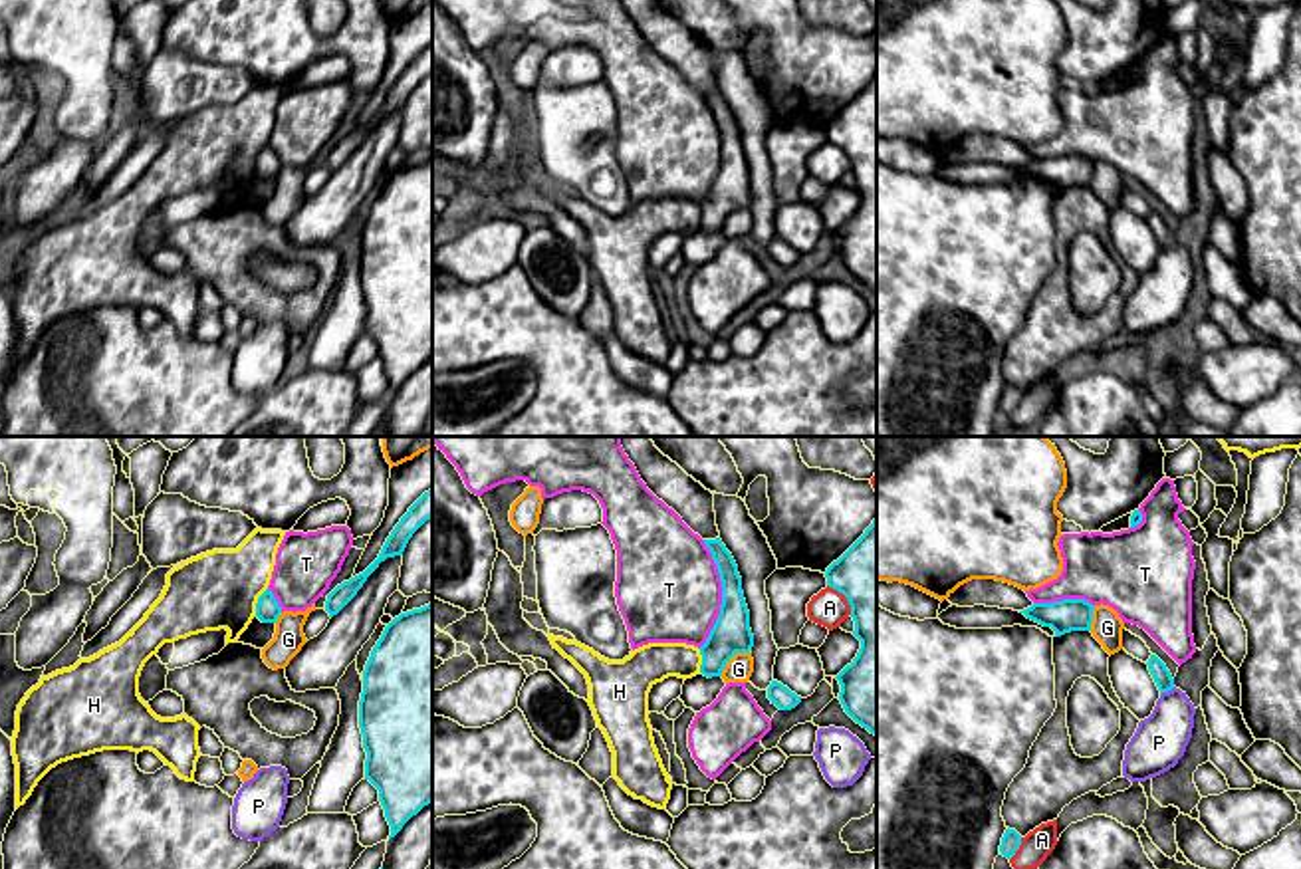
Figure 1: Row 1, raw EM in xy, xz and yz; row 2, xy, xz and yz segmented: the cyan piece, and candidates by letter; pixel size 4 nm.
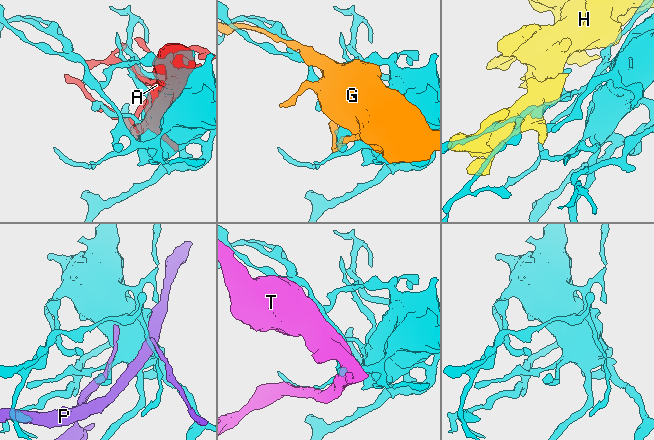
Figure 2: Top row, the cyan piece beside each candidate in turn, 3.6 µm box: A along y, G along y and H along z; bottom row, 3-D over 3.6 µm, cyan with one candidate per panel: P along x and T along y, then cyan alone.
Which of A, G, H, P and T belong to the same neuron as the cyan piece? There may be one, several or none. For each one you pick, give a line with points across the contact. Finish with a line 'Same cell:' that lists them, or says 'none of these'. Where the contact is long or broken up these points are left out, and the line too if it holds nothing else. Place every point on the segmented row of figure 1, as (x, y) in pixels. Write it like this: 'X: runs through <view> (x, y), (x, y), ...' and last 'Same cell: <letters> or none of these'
Same cell: none of these

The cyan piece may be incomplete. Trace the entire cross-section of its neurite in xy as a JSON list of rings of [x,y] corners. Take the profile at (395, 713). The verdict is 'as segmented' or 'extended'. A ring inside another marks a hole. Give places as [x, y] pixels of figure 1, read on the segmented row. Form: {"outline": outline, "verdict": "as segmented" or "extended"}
{"outline": [[[432,603],[401,613],[383,631],[363,671],[359,700],[365,780],[379,790],[379,802],[395,837],[403,825],[432,802]]], "verdict": "as segmented"}

